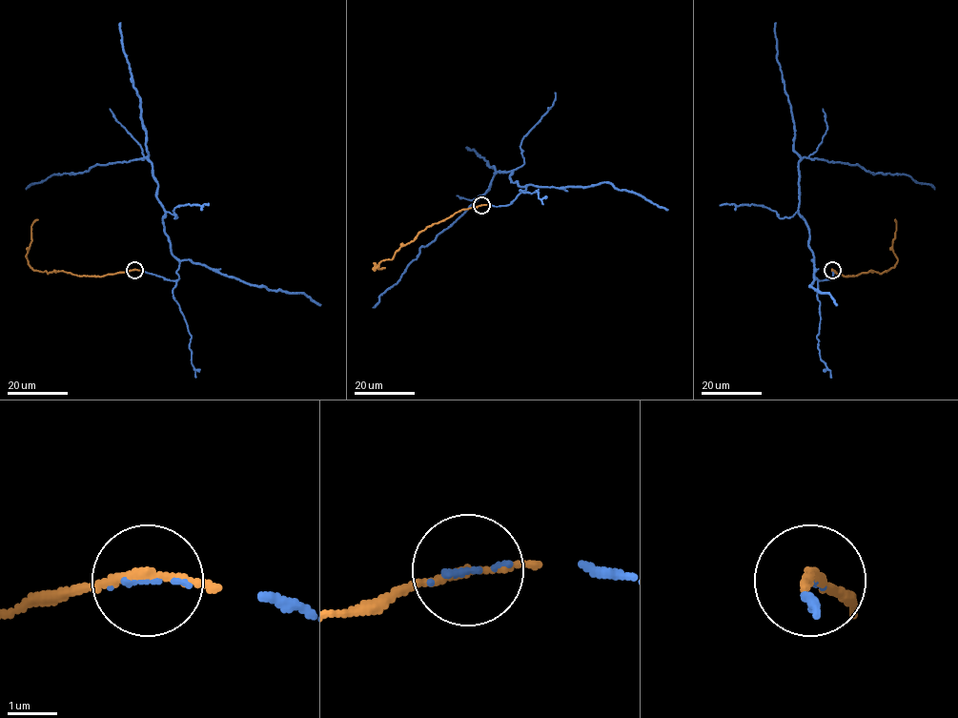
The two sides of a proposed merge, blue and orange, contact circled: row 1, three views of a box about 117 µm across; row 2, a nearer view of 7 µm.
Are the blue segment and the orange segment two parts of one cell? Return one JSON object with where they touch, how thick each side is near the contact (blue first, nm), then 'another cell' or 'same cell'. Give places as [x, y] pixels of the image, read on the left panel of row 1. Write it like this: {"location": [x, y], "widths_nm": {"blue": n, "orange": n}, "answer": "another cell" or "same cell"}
{"location": [134, 270], "widths_nm": {"blue": 80, "orange": 160}, "answer": "same cell"}

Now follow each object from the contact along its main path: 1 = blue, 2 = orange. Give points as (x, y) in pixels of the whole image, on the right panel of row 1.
1: (832, 269), (829, 279), (814, 276), (808, 227), (798, 208), (804, 156), (905, 174), (935, 189)
2: (832, 269), (845, 276), (872, 271), (879, 273), (893, 268), (897, 261), (892, 249), (894, 219)

